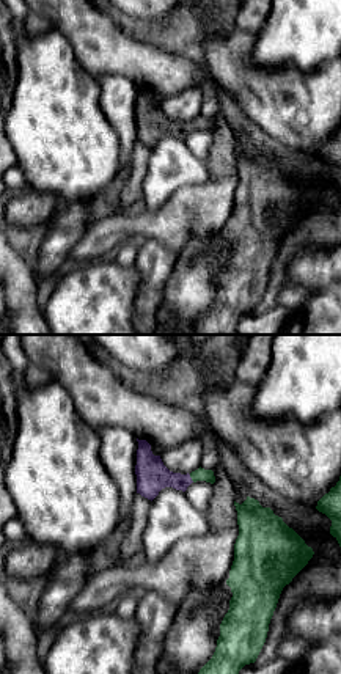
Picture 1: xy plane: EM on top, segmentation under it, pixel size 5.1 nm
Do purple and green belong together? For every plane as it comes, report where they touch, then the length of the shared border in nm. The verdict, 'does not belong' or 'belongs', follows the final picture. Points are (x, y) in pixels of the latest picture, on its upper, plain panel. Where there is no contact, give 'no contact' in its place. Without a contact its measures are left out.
contact (190, 126); length 50 nm

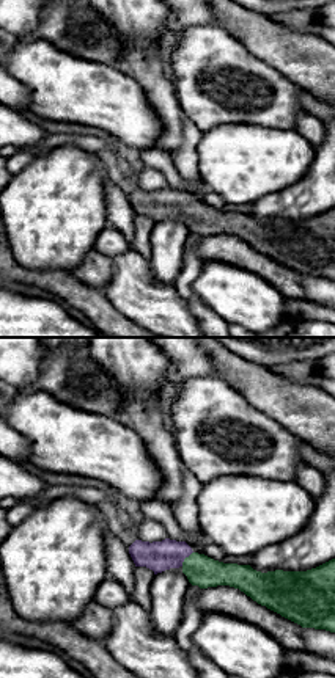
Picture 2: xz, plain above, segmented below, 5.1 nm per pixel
contact (184, 206); length 100 nm

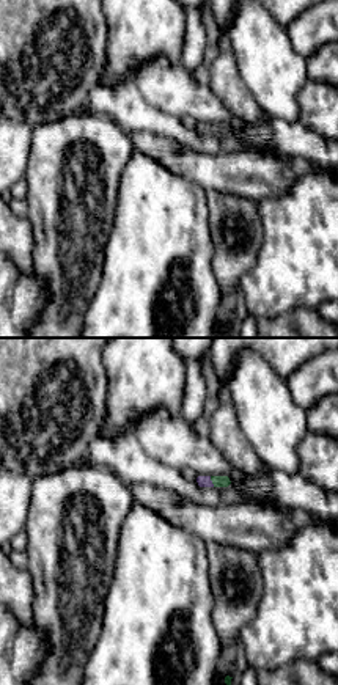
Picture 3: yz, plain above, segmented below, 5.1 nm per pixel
contact (211, 129); length 60 nm

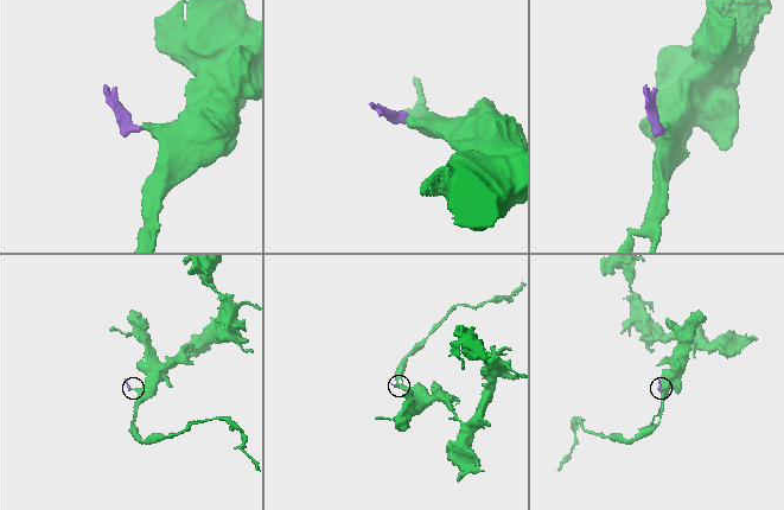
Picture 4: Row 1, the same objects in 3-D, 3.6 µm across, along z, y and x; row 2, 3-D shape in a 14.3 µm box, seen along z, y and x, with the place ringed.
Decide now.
belongs

